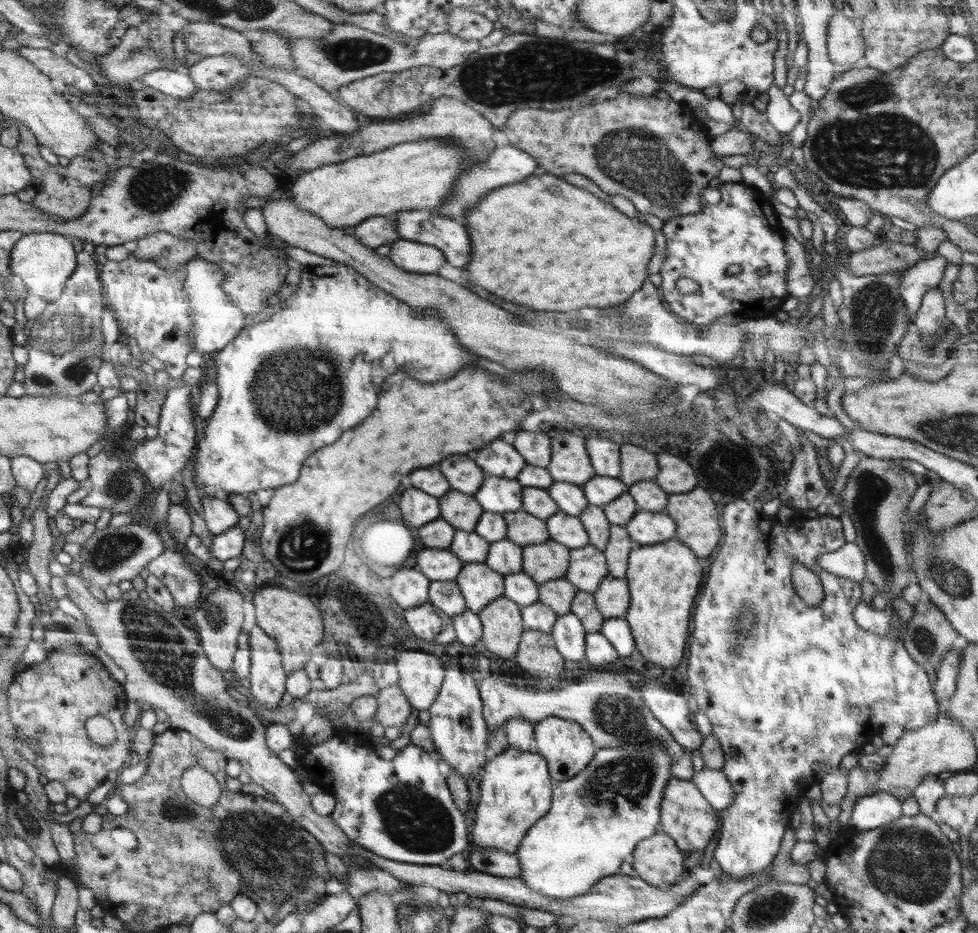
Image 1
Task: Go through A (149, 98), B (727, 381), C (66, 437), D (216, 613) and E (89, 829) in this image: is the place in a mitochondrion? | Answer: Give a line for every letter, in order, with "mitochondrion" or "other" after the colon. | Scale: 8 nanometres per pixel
A: other
B: other
C: other
D: mitochondrion
E: other

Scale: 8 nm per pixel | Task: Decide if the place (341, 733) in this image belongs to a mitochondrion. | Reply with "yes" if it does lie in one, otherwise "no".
no

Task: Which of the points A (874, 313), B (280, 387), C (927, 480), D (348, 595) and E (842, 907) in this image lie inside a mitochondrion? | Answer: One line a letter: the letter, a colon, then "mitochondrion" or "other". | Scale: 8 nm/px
A: mitochondrion
B: mitochondrion
C: other
D: mitochondrion
E: other

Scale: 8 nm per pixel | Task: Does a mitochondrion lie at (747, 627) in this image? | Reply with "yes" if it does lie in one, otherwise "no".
yes

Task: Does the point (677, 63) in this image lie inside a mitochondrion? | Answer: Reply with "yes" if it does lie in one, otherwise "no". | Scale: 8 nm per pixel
no

